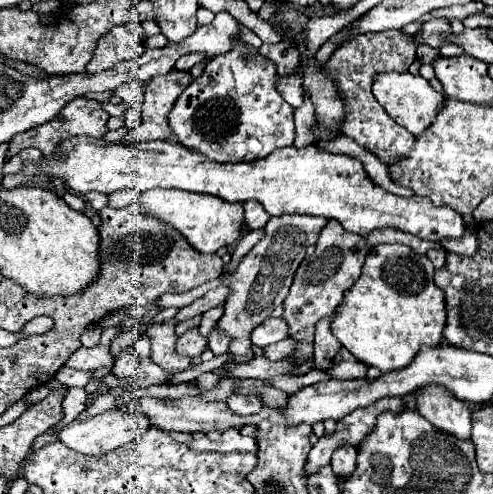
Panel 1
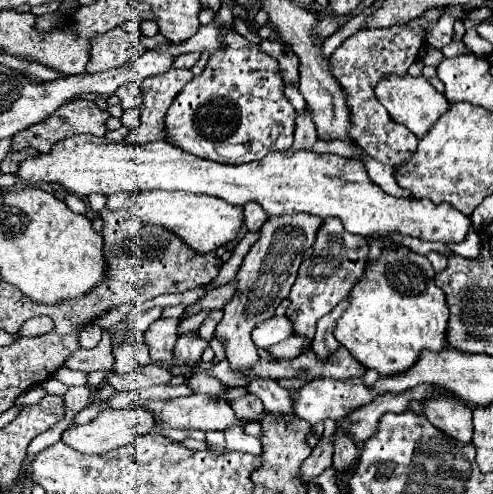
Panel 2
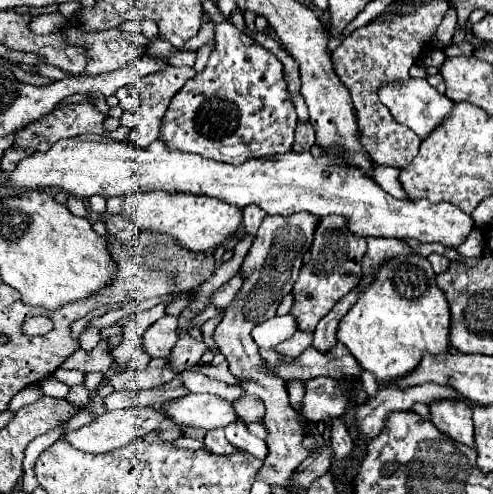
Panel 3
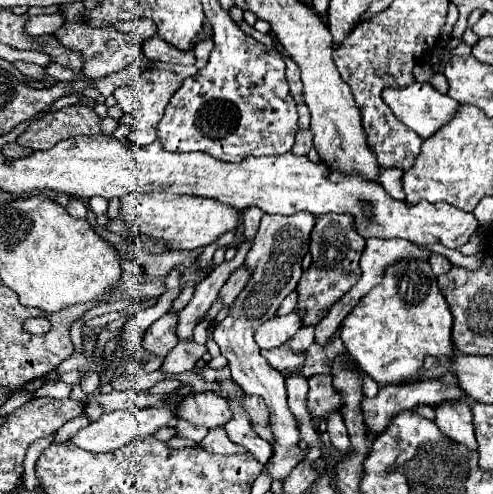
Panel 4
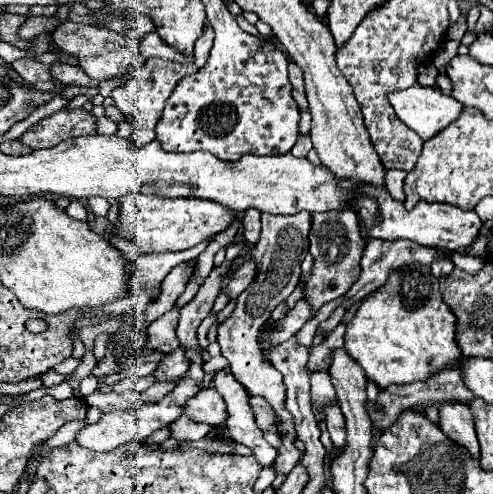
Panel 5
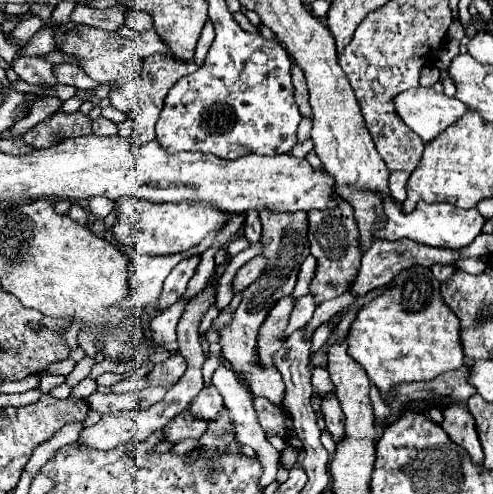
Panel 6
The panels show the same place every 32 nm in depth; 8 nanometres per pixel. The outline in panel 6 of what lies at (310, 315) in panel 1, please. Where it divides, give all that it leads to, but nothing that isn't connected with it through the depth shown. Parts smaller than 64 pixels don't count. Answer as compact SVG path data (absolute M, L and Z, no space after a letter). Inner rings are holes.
M340 196L336 198L336 206L328 208L324 212L308 212L308 240L310 250L318 260L316 276L310 284L310 294L314 294L316 304L336 298L348 290L348 280L354 280L360 270L360 258L362 252L358 248L358 228L354 222L352 206L344 202Z

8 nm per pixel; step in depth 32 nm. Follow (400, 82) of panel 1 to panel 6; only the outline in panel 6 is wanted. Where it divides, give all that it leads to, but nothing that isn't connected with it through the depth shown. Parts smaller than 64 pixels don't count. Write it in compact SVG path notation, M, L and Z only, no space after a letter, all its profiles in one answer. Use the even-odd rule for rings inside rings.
M416 88L402 92L394 100L400 118L424 140L432 142L448 126L468 112L468 106L458 98L448 98L434 88Z

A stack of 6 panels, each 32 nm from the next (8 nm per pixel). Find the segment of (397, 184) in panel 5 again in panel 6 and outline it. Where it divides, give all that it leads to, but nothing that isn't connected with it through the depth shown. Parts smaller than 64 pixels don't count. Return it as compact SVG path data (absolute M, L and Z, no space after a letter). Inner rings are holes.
M392 172L390 174L390 194L396 202L402 202L406 198L408 178L410 178L410 174L404 174L404 172Z

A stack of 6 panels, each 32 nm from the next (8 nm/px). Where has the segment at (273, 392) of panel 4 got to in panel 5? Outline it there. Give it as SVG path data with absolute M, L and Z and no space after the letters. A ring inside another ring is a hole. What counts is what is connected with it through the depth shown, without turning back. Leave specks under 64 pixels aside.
M262 212L262 232L260 240L256 242L252 250L252 258L260 260L260 272L256 280L238 296L236 310L232 316L220 324L218 328L218 344L222 348L222 356L230 362L230 370L234 378L244 384L244 388L252 396L262 396L280 412L280 420L284 418L284 434L282 434L282 448L278 450L276 458L276 472L288 474L300 460L302 452L294 446L296 430L292 428L292 416L288 416L288 410L284 408L284 382L280 372L270 366L258 346L258 334L268 316L272 314L272 308L280 304L280 300L288 298L298 280L300 280L300 264L308 254L308 232L310 232L310 212L306 214L292 214L292 216L280 216L280 214L266 214Z

